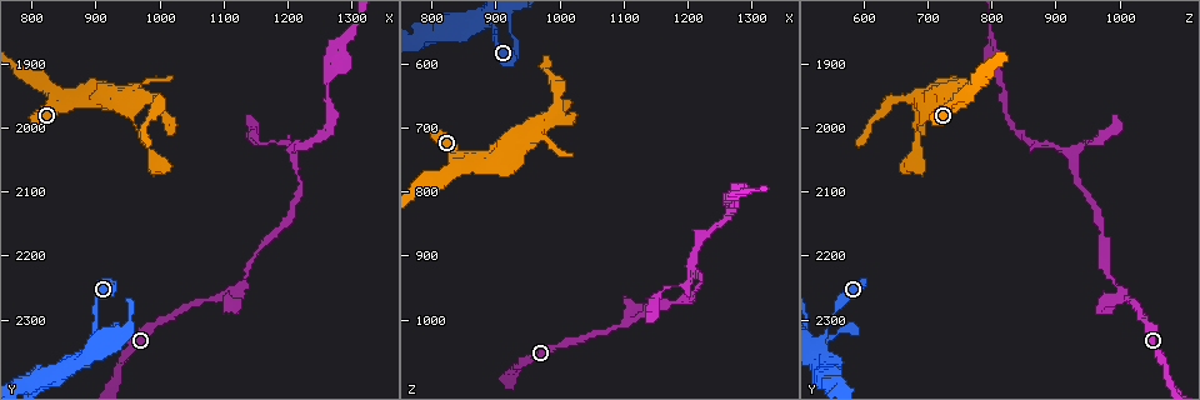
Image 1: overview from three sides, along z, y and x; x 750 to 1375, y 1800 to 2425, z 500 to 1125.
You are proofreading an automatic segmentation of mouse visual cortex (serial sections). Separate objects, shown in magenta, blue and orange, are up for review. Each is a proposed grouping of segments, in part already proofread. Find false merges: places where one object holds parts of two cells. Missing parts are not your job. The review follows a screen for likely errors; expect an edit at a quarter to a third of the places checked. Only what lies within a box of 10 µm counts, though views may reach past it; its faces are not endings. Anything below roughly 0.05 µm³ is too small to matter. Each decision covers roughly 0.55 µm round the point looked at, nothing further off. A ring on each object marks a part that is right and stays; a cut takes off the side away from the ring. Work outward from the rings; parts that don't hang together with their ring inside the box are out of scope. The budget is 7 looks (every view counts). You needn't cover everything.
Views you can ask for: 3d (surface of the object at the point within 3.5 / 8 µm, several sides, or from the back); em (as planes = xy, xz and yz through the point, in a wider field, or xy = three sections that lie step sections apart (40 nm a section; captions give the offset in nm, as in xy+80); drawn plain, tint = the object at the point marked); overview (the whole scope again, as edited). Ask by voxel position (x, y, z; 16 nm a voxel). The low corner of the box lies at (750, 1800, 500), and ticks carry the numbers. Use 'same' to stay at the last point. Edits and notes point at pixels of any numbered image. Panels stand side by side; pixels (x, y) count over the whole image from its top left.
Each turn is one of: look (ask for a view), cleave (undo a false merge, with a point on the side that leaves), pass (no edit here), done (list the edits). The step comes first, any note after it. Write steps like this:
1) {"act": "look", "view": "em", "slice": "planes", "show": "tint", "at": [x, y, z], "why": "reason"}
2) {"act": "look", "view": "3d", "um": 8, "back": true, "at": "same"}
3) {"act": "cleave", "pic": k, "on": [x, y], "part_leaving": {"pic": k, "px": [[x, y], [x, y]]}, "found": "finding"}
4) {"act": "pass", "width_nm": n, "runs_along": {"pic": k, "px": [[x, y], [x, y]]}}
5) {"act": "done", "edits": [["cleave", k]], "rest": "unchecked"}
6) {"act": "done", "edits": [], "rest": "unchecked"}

{"act": "look", "view": "3d", "um": 3.5, "at": [1100, 2260, 1005], "why": "branch point"}

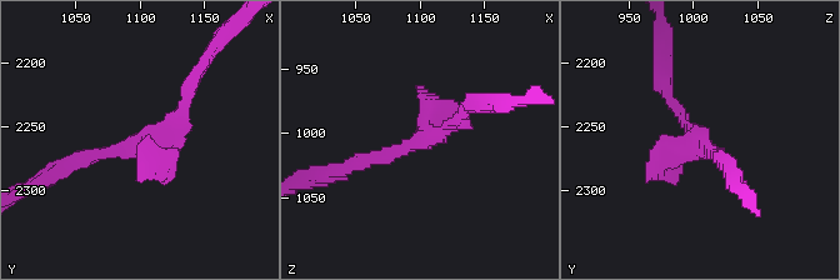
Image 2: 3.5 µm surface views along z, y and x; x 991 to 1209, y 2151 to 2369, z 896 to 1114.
{"act": "look", "view": "em", "slice": "xy", "step": 2, "show": "tint", "at": [1100, 2262, 1006], "why": "need the tissue"}

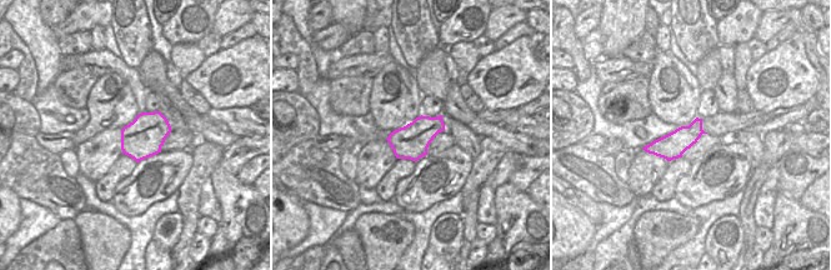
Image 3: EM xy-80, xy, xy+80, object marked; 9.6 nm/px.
{"act": "look", "view": "em", "slice": "xy", "step": 1, "show": "tint", "at": "same"}

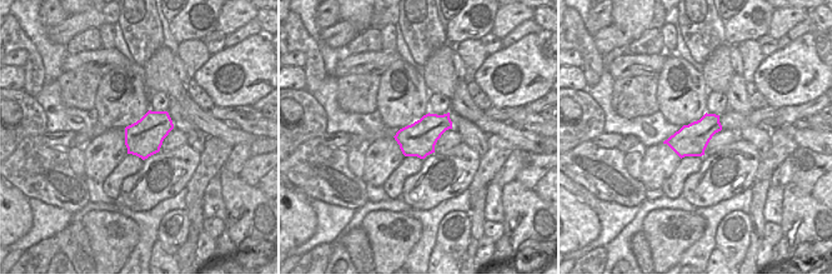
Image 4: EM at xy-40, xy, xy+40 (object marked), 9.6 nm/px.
{"act": "pass", "runs_along": {"pic": 2, "px": [[66, 168], [165, 133], [189, 94]]}, "found": "one cell here"}

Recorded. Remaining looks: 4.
{"act": "look", "view": "em", "slice": "xy", "step": 5, "show": "tint", "at": [1210, 2045, 920], "why": "three-way junction"}

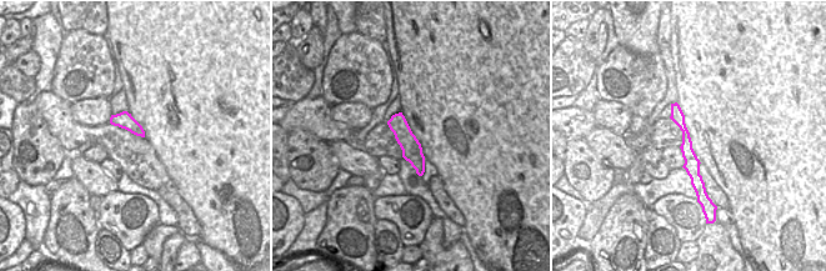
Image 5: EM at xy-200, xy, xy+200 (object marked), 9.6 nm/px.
{"act": "look", "view": "3d", "um": 3.5, "at": "same"}

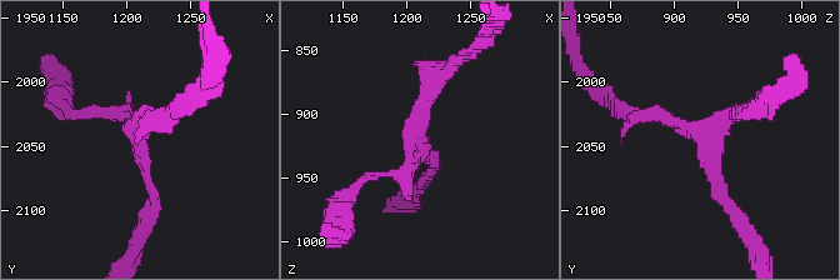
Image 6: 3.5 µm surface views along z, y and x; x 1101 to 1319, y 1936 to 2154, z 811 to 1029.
{"act": "pass", "width_nm": 190, "runs_along": {"pic": 6, "px": [[733, 211], [689, 124], [638, 116]]}, "found": "one cell here"}

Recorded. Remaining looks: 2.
{"act": "look", "view": "3d", "um": 3.5, "at": [1000, 1955, 660], "why": "abrupt turn"}

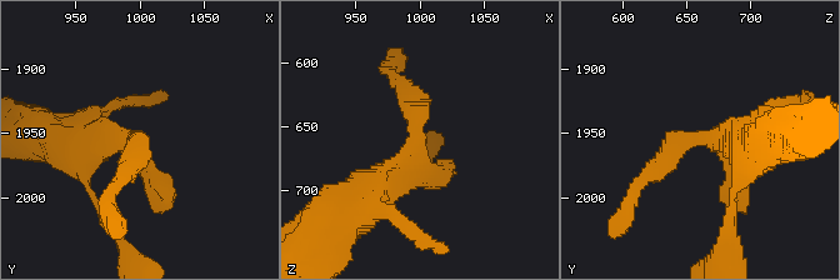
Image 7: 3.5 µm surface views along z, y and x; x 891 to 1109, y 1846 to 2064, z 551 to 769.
{"act": "look", "view": "em", "slice": "xy", "step": 5, "show": "tint", "at": [998, 1956, 656], "why": "need the tissue"}

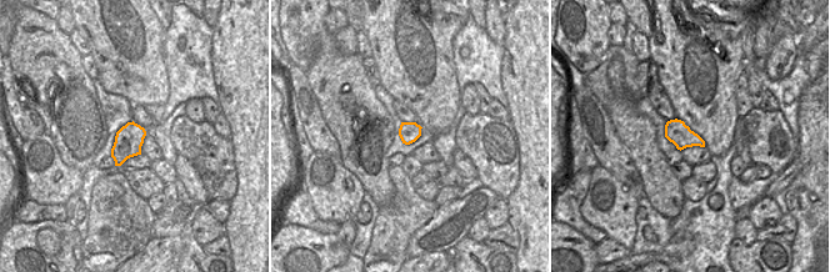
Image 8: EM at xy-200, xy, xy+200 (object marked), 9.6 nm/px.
{"act": "pass", "runs_along": {"pic": 7, "px": [[755, 146], [681, 139], [638, 189]]}, "found": "continuous, no second cell"}

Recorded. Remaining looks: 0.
{"act": "done", "edits": [], "rest": "unchecked"}

